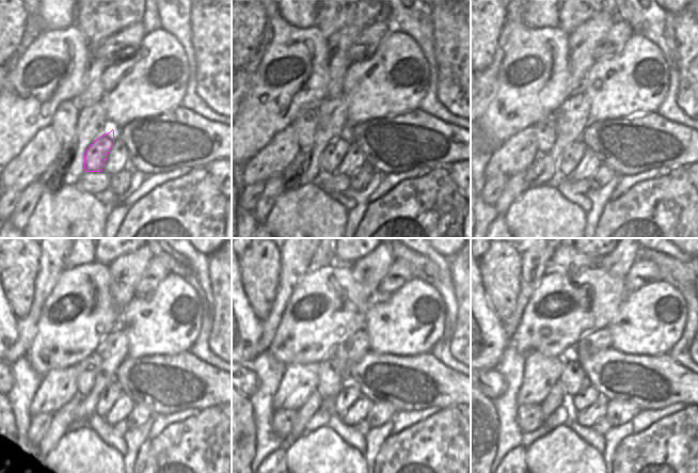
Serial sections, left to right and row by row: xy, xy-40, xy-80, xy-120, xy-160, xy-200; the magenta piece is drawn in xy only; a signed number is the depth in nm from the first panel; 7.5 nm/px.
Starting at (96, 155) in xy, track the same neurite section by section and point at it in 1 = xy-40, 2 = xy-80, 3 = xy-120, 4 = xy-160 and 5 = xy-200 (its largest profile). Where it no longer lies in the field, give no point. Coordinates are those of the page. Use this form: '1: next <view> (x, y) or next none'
1: next xy-40 (333, 156)
2: next xy-80 (572, 155)
3: next xy-120 (112, 393)
4: next xy-160 (350, 393)
5: next xy-200 (589, 395)

